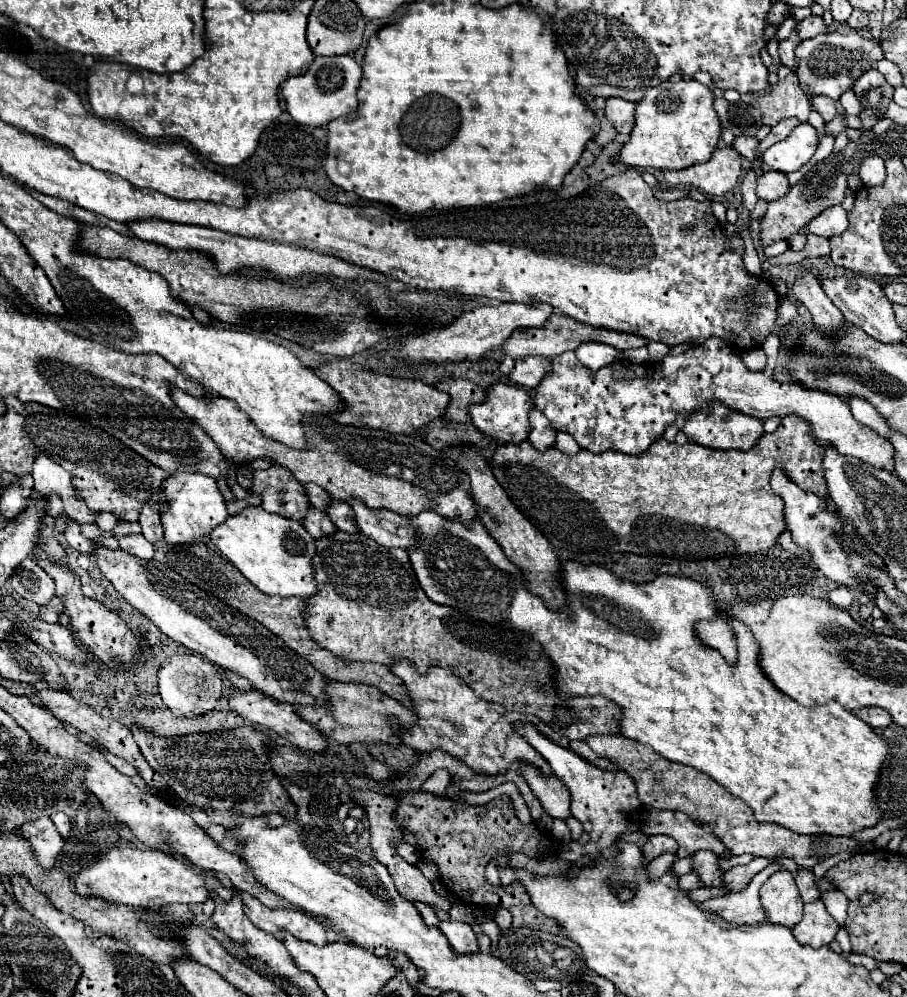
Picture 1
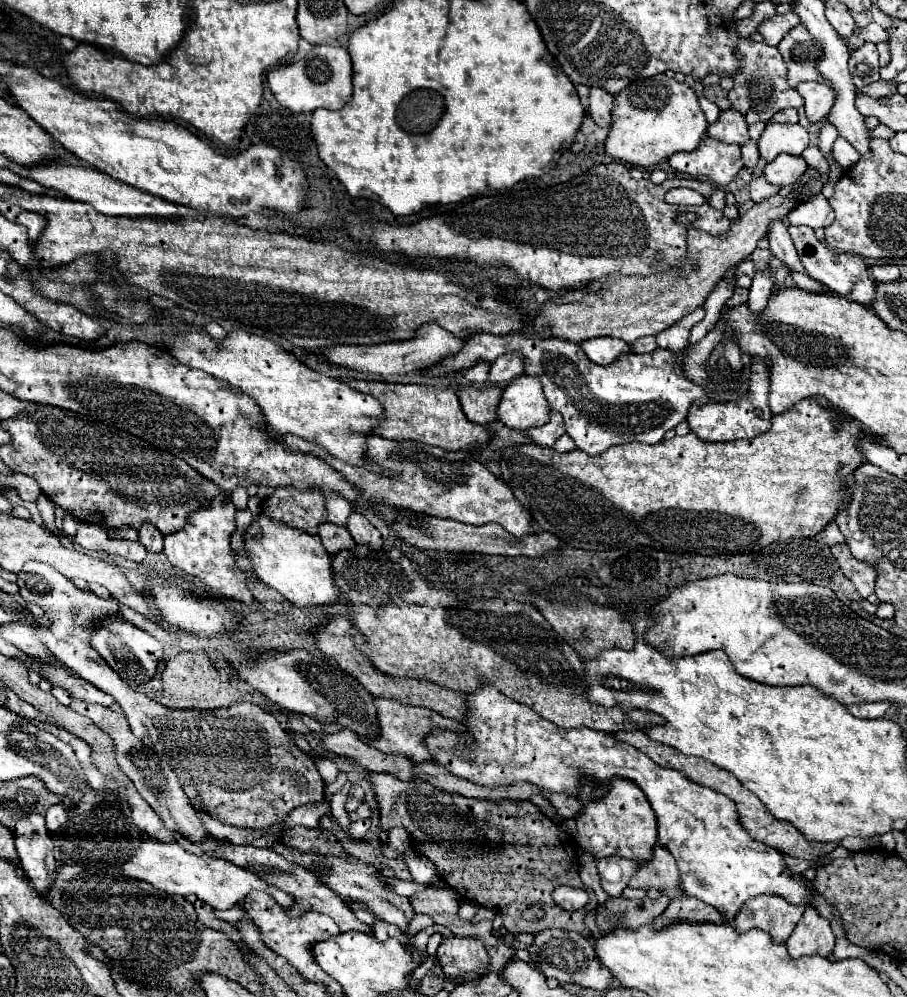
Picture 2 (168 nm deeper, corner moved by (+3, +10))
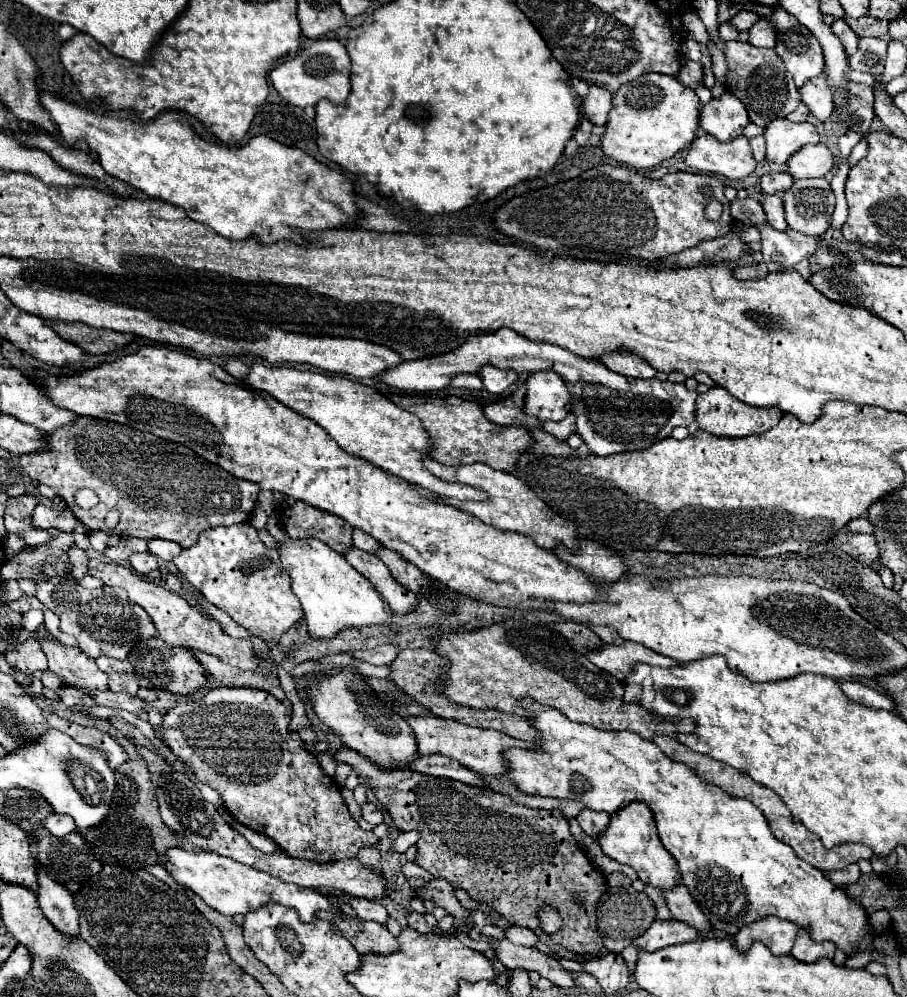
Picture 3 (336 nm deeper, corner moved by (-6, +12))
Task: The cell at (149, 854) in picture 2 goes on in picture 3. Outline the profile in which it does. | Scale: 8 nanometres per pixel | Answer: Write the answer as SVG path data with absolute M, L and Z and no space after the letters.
M172 847L166 851L164 857L166 857L166 861L162 865L170 873L170 877L176 883L180 883L182 887L192 889L212 909L220 911L222 915L230 915L230 917L236 913L246 915L248 911L262 907L268 901L276 901L286 907L296 907L300 919L304 919L306 923L314 919L314 913L318 909L332 911L332 907L328 907L328 899L324 899L324 895L318 889L306 889L306 887L298 887L292 883L282 883L280 879L276 879L264 871L242 865L242 863L222 857L214 851L192 851L192 849Z

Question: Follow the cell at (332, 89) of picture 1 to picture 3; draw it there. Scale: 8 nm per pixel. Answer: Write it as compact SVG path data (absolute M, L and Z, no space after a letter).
M338 39L314 41L310 47L302 49L294 59L272 69L270 79L276 91L290 105L308 107L308 105L316 105L322 99L342 105L350 95L350 57L344 43L340 43Z

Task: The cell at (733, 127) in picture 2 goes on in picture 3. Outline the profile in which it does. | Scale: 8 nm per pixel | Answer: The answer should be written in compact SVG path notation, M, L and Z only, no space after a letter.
M722 93L700 111L700 127L724 143L740 137L748 123L746 107L732 93Z

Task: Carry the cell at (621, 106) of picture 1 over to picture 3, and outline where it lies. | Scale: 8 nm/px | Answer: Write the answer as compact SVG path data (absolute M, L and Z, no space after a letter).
M590 85L590 93L588 99L584 99L584 109L582 109L584 117L594 125L606 125L610 109L612 109L612 93L606 87Z

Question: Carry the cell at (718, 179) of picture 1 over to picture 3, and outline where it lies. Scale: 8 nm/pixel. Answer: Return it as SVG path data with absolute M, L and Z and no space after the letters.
M708 133L696 137L696 141L684 153L684 163L700 173L724 175L728 179L744 179L756 169L756 161L746 137L734 139L732 143L722 143Z

